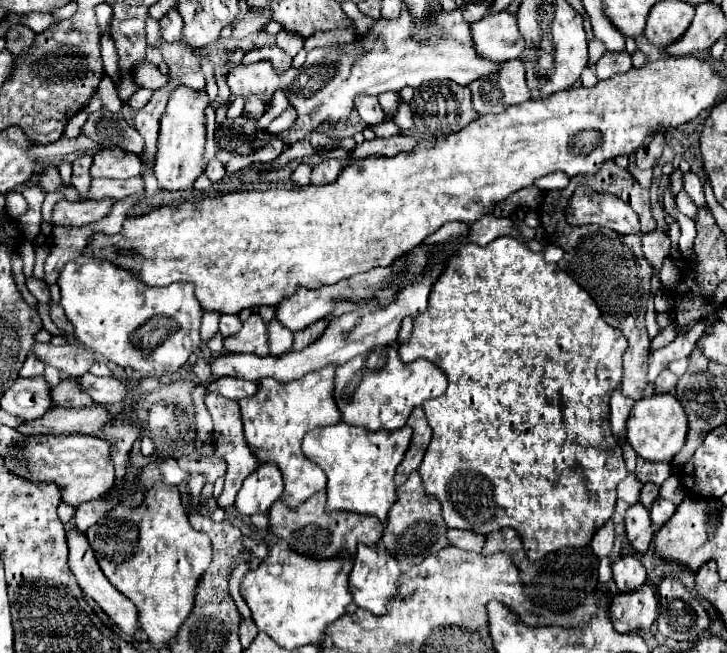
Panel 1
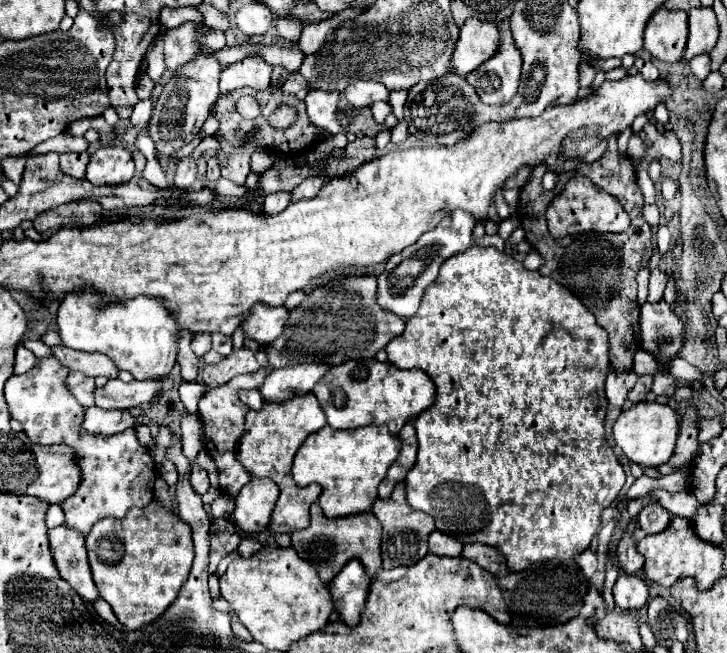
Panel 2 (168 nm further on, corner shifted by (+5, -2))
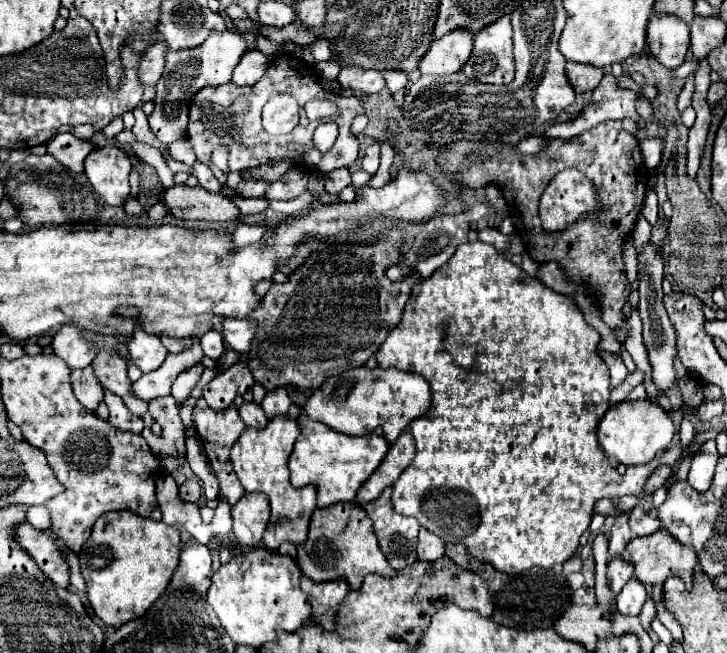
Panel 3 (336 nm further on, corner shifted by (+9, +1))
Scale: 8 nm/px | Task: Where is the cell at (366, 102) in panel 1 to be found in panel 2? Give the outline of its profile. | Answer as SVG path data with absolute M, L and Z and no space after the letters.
M356 80L352 82L346 90L344 96L350 102L350 106L354 108L364 108L370 106L376 100L388 100L388 88L384 88L384 84L380 82L368 82L368 80Z

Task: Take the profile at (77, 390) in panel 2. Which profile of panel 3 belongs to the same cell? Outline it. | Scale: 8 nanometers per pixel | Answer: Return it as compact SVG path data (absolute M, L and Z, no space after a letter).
M84 367L84 369L72 369L72 389L76 399L88 409L94 411L98 407L98 403L102 401L104 389L100 385L100 381L96 381L92 367Z

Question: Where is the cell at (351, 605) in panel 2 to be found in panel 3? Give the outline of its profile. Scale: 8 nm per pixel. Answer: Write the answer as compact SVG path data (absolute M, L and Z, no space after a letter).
M302 577L302 589L312 597L314 619L328 631L336 631L336 613L342 599L348 595L350 587L346 579L334 579L326 583L314 583Z

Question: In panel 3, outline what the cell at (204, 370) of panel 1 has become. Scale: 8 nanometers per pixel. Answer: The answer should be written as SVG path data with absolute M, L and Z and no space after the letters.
M162 335L160 339L162 339L162 345L168 349L168 353L180 353L188 347L186 339L174 339L174 337L166 337L166 335Z

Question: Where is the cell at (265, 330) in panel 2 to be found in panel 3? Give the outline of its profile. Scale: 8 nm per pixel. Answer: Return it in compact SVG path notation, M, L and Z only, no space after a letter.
M224 319L224 339L232 345L238 353L248 353L250 343L256 335L256 321L252 319Z

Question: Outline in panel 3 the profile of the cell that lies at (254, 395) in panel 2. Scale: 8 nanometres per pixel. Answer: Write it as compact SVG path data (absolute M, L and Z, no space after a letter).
M244 401L240 405L240 417L246 425L262 429L268 423L268 417L264 415L264 409L256 401Z

